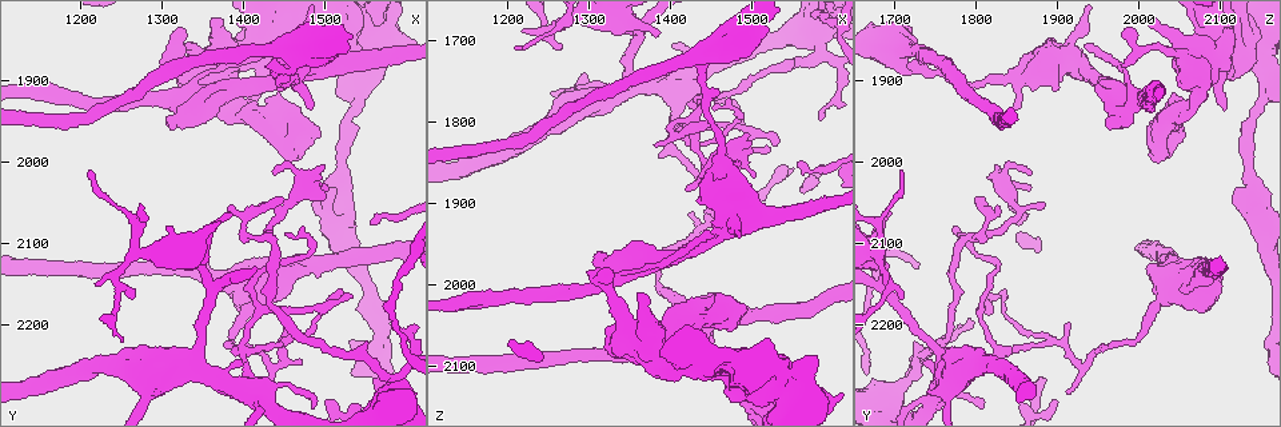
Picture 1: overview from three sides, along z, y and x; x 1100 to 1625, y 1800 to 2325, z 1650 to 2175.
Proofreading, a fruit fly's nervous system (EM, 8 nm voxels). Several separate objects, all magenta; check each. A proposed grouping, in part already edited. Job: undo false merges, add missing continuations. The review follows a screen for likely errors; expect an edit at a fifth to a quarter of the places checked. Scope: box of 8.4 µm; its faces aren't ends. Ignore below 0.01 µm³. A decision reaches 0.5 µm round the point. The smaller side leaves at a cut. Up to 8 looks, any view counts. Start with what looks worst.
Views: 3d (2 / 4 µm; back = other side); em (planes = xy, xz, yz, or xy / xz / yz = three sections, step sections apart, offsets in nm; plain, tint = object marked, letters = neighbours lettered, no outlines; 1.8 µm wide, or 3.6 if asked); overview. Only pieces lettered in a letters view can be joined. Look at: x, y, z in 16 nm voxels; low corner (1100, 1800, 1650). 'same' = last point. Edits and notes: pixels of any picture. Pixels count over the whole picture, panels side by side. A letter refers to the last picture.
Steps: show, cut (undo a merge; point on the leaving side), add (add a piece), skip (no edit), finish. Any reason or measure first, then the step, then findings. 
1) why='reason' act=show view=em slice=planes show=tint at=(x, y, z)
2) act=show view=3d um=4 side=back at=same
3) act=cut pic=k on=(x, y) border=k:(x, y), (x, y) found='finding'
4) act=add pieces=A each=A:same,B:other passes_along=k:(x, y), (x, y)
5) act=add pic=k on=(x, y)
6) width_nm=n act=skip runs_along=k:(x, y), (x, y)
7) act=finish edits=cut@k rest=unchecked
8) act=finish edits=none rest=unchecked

why='looks like a crossing' act=show view=3d um=4 at=(1355, 1920, 1980)

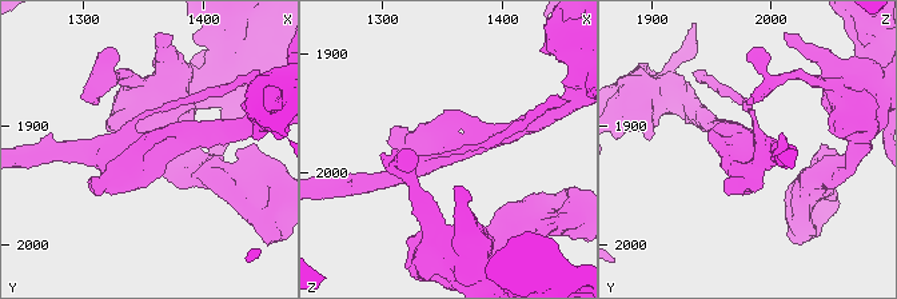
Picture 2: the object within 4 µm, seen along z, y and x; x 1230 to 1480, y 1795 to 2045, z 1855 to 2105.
why='now the EM' act=show view=em slice=planes show=tint at=(1352, 1918, 1984)

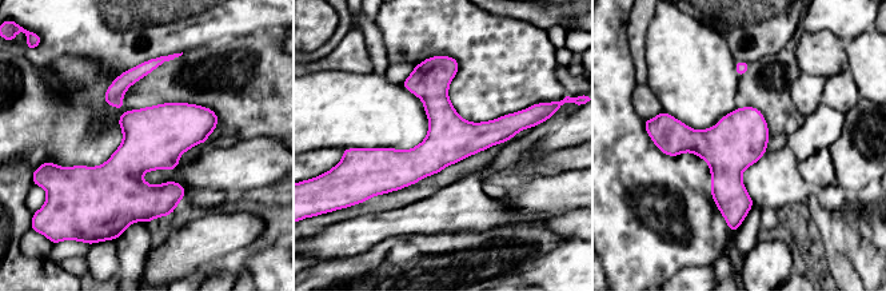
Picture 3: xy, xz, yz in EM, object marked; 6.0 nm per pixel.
why='what lies round it' act=show view=em slice=planes show=letters at=same

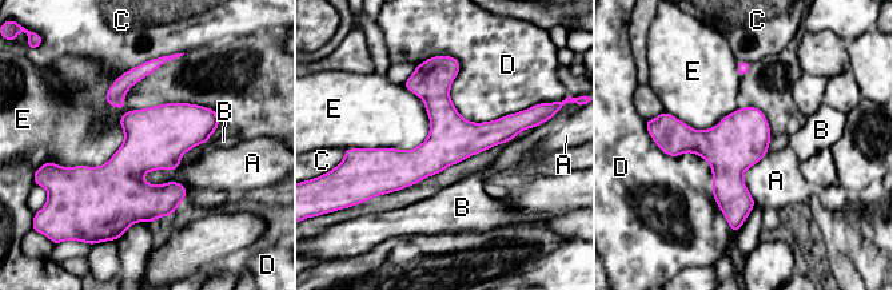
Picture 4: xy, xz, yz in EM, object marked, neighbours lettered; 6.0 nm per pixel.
act=skip each=A:other,B:other,C:other,D:other,E:other border=4:(425, 102), (417, 146), (353, 149) found='continuous, no second neuron'

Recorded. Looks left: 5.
why='sharp bend' act=show view=em slice=planes show=plain at=(1545, 1835, 2130)

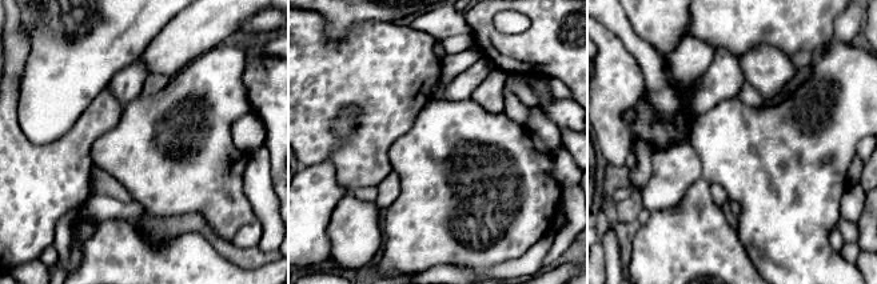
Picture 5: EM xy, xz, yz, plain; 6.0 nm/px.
act=show view=em slice=planes show=tint at=same

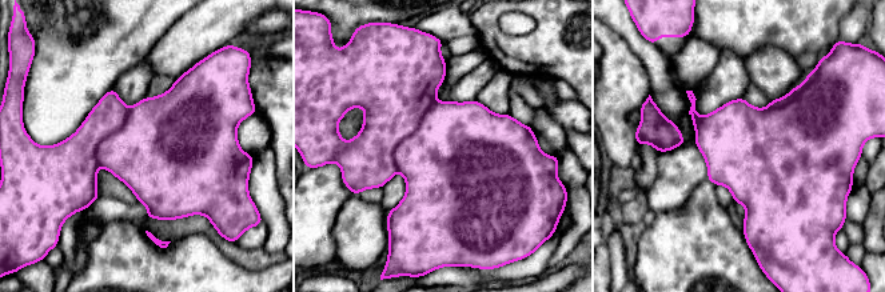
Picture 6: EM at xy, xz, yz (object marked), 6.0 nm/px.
act=show view=em slice=planes show=letters at=same

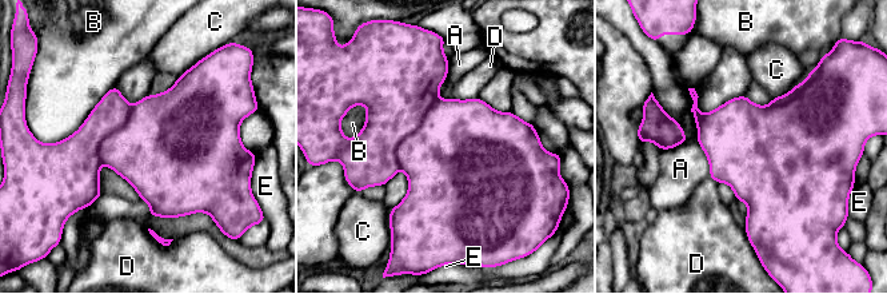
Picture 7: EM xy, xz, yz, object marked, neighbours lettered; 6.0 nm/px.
act=cut pic=7 on=(444, 157) each=A:other,B:other,C:other,D:other,E:other border=7:(438, 98), (398, 146), (399, 169) found='a second neuron is stuck on'

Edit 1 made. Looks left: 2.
why='see it whole again' act=show view=overview

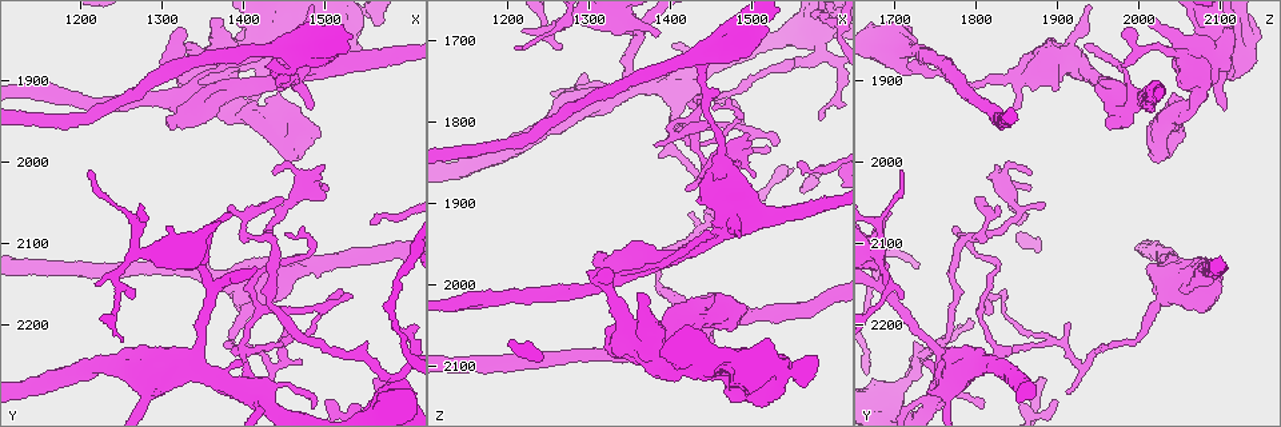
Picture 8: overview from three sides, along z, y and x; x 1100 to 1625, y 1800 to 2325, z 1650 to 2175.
why='an open end' act=show view=em slice=planes show=letters at=(1450, 1855, 1885)

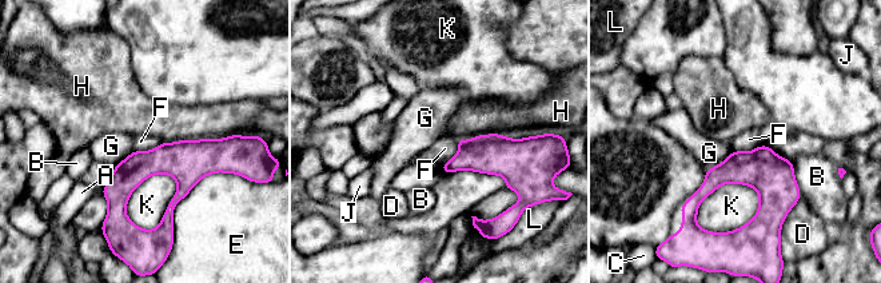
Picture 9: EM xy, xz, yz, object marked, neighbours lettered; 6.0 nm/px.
act=skip each=A:other,B:other,C:other,D:other,E:other,F:other,G:other,H:other,J:other,K:other,L:other runs_along=9:(220, 142), (147, 163), (110, 218) found='no lettered piece goes on from it'

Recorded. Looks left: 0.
act=finish edits=cut@7 rest=unchecked

